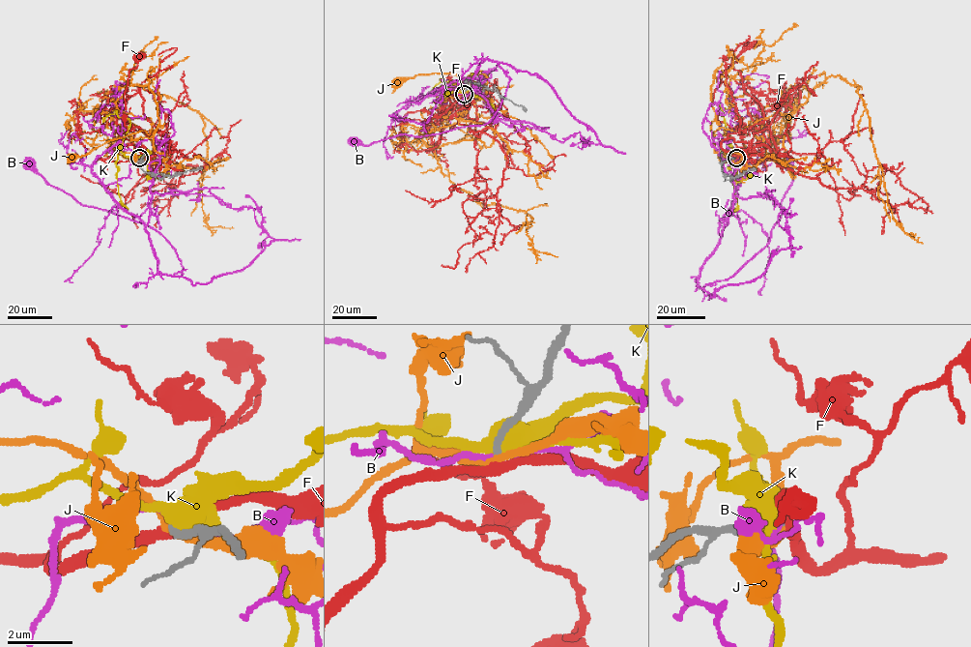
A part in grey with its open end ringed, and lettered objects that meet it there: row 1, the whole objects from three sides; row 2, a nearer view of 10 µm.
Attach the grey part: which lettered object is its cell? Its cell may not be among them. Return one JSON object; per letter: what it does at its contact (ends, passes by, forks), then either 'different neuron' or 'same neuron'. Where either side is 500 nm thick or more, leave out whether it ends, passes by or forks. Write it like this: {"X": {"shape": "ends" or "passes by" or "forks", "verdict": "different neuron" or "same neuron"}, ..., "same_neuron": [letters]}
{"B": {"shape": "passes by", "verdict": "different neuron"}, "F": {"shape": "passes by", "verdict": "different neuron"}, "J": {"shape": "passes by", "verdict": "different neuron"}, "K": {"verdict": "different neuron"}, "same_neuron": []}

